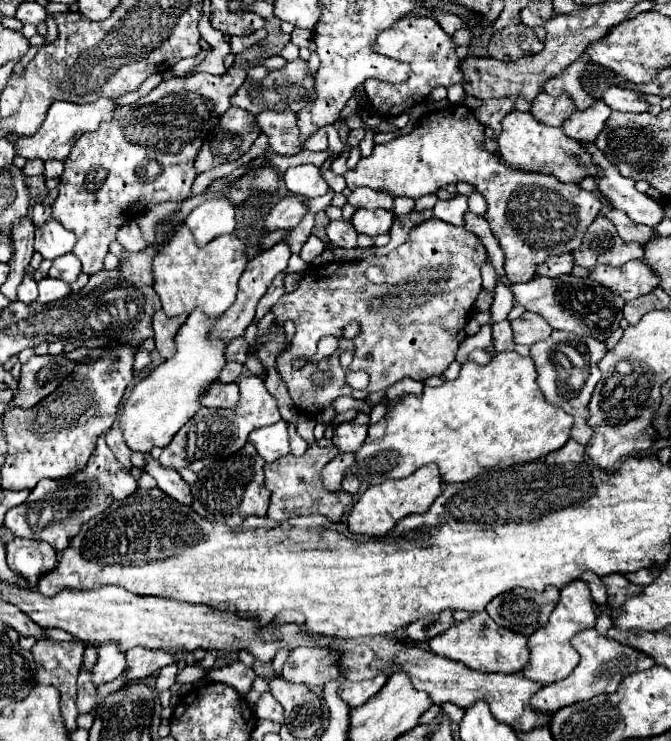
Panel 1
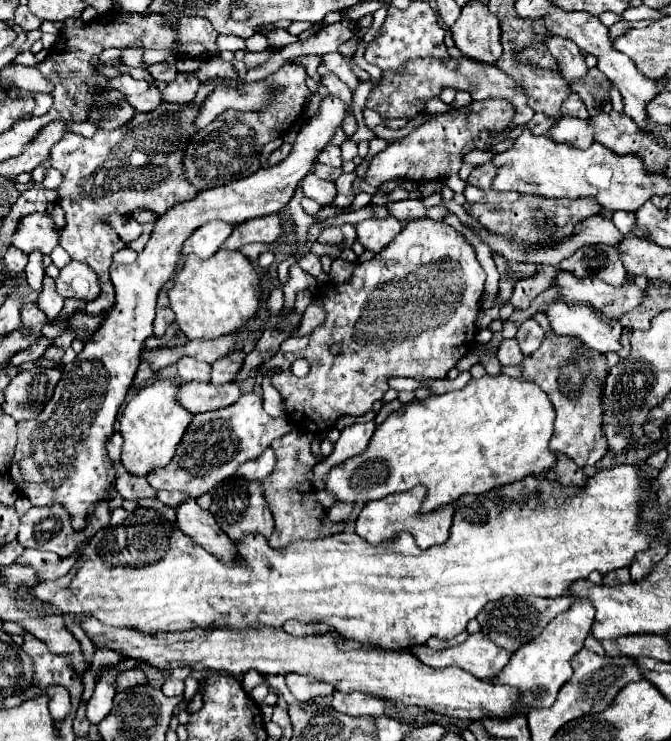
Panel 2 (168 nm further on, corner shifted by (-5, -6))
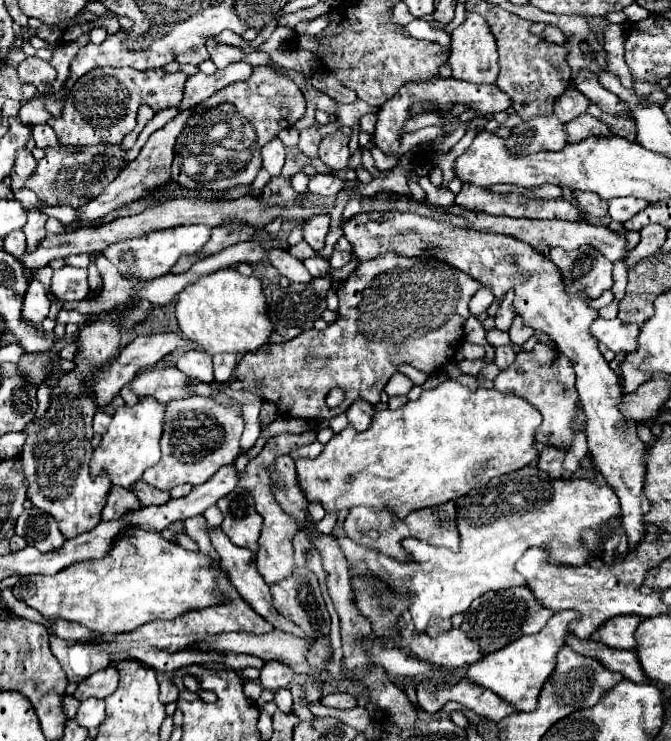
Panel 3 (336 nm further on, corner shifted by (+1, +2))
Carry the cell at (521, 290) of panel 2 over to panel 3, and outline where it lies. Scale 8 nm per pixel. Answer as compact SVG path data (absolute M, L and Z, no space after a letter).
M508 291L504 301L500 303L500 309L496 313L496 329L502 329L502 331L508 331L510 323L514 321L516 317L516 311L514 311L514 305L512 305L512 299L514 299L514 291Z

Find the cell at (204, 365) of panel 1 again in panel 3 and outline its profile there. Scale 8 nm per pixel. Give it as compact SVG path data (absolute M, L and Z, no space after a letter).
M138 397L136 405L122 405L116 409L108 433L102 435L100 447L94 451L92 459L92 475L106 471L110 475L112 485L130 487L142 473L160 461L160 439L164 427L166 405L158 403L154 397Z

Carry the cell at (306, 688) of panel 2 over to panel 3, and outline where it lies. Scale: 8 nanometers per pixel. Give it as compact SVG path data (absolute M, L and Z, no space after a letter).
M266 663L260 671L260 685L264 689L272 689L272 691L278 691L282 687L288 687L290 683L294 683L296 675L294 671L290 671L290 667L286 667L284 663Z

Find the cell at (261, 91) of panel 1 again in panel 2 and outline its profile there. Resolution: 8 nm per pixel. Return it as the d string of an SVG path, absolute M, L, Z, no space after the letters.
M256 81L256 83L242 83L238 87L216 87L206 101L200 107L200 113L194 119L196 131L206 127L210 121L216 119L226 109L238 109L238 111L256 111L268 103L270 89L266 83Z

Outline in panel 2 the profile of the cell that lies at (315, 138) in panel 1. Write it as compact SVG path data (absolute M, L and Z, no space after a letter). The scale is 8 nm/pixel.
M336 145L324 147L324 151L320 151L320 155L318 155L318 161L324 165L330 165L330 167L342 167L340 147L336 147Z

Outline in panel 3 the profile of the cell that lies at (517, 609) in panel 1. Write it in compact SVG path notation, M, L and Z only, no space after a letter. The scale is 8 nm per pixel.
M512 587L506 591L488 591L482 597L474 599L464 613L464 623L460 625L460 629L468 633L474 641L478 641L486 653L492 653L520 639L522 635L538 633L552 615L554 611L542 607L528 587Z

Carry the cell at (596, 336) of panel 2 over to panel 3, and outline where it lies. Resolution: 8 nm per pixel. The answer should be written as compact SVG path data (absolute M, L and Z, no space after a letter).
M598 317L590 325L592 337L596 337L602 345L612 349L614 353L618 351L634 351L636 349L636 337L638 337L638 325L636 323L620 323L620 319L606 321Z

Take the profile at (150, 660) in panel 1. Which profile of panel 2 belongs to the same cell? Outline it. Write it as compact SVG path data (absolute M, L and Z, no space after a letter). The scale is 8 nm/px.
M128 669L128 671L122 671L116 677L116 691L124 691L128 687L134 687L134 685L140 685L140 683L146 683L146 681L148 679L140 669Z

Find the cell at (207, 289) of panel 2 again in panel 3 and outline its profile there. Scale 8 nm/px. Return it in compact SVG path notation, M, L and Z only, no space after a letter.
M232 267L200 275L198 281L186 285L176 299L176 319L180 331L208 355L258 351L272 333L260 281L256 277L242 277Z

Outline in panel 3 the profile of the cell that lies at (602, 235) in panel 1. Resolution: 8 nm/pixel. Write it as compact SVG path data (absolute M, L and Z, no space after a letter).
M554 247L548 259L558 265L566 287L574 293L584 291L590 299L596 299L612 287L612 263L594 247L578 247L574 251Z

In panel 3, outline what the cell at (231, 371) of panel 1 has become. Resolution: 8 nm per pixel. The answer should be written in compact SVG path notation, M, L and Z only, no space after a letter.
M328 273L326 277L312 279L310 283L292 283L286 289L282 289L282 287L276 289L268 301L268 317L272 319L272 325L274 325L274 331L270 335L270 343L290 341L296 335L300 335L302 331L312 329L314 321L320 319L322 311L326 309L324 297L326 297L326 291L330 289L330 285L332 285L332 275Z

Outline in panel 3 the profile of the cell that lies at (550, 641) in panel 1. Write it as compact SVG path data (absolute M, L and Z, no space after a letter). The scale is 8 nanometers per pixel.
M556 611L552 619L542 627L540 633L534 635L524 635L522 639L506 645L500 651L488 653L480 663L474 663L468 667L466 675L482 685L490 687L490 691L498 693L506 703L516 707L518 711L534 711L538 705L538 695L544 685L544 681L550 677L550 673L556 667L556 655L566 645L566 635L568 635L568 625L578 619L578 611Z

